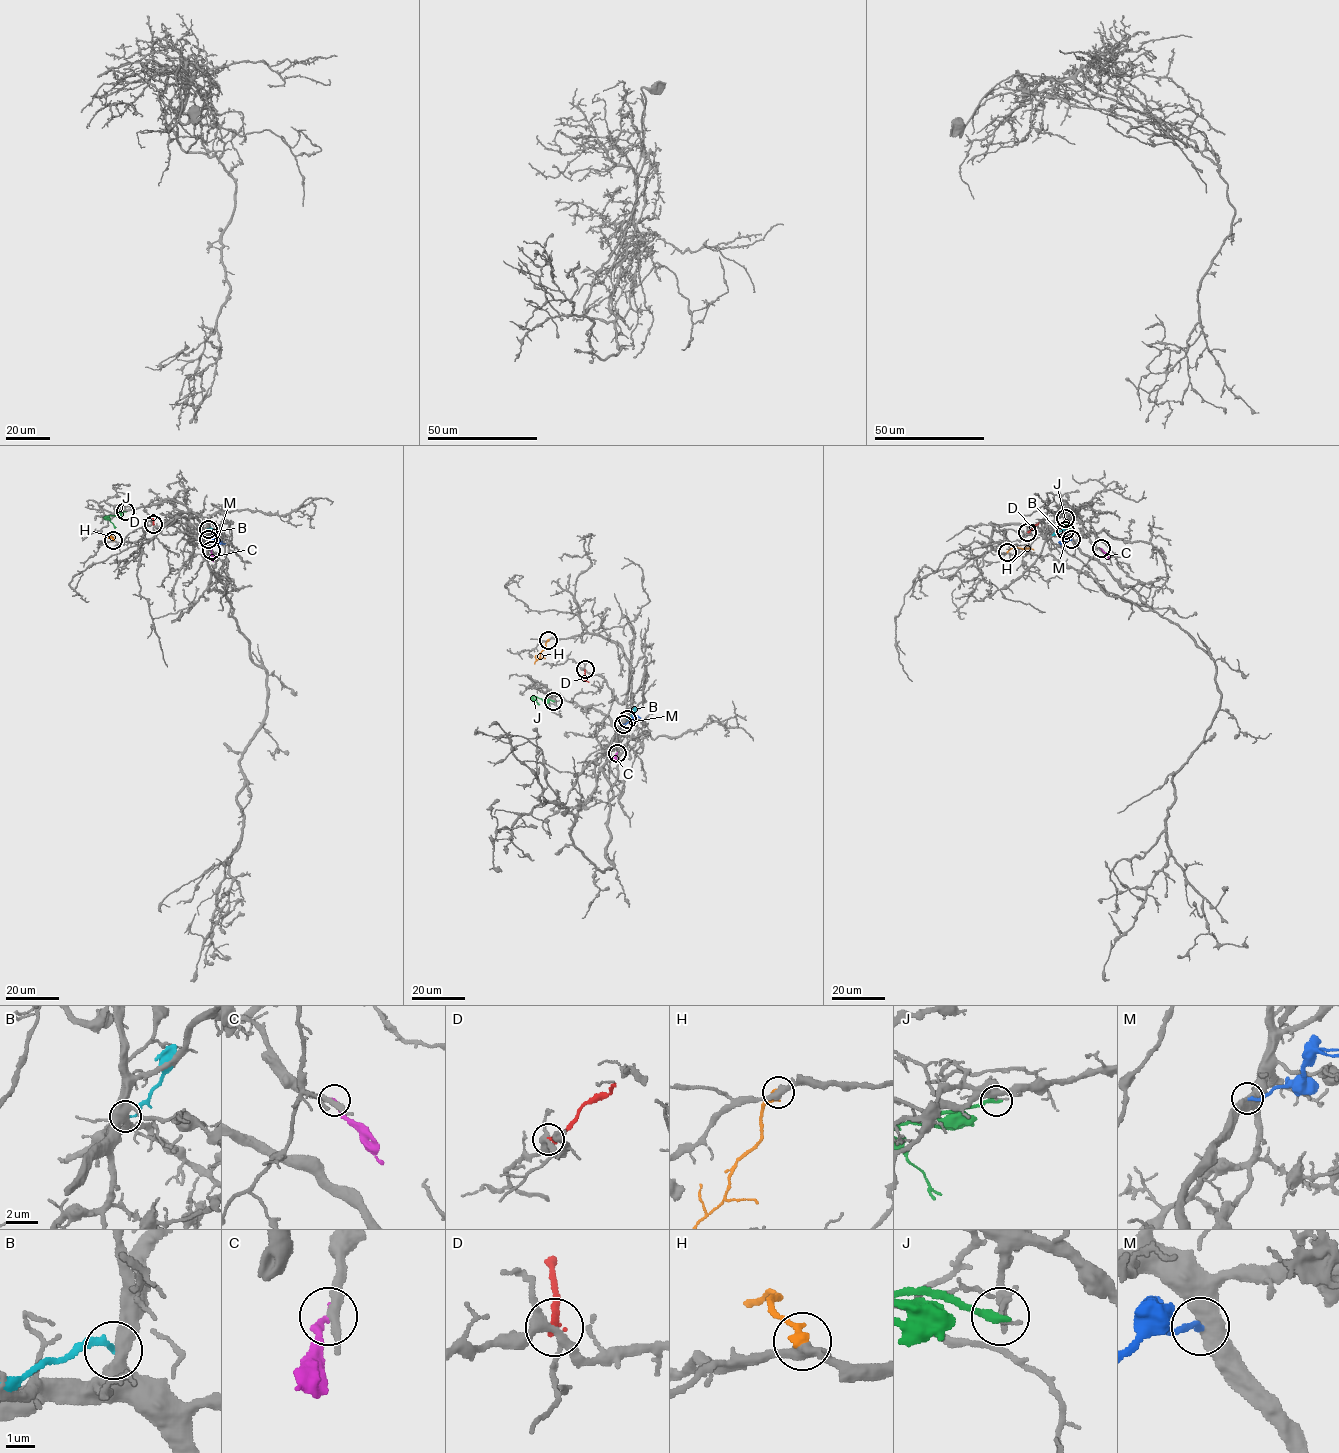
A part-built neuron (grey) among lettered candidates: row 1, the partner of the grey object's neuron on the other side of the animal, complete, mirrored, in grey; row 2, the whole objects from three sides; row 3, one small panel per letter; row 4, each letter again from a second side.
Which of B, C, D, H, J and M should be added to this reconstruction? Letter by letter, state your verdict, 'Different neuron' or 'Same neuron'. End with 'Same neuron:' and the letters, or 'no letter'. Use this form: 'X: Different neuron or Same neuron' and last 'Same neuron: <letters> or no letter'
B: Different neuron
C: Different neuron
D: Different neuron
H: Different neuron
J: Different neuron
M: Different neuron
Same neuron: no letter

